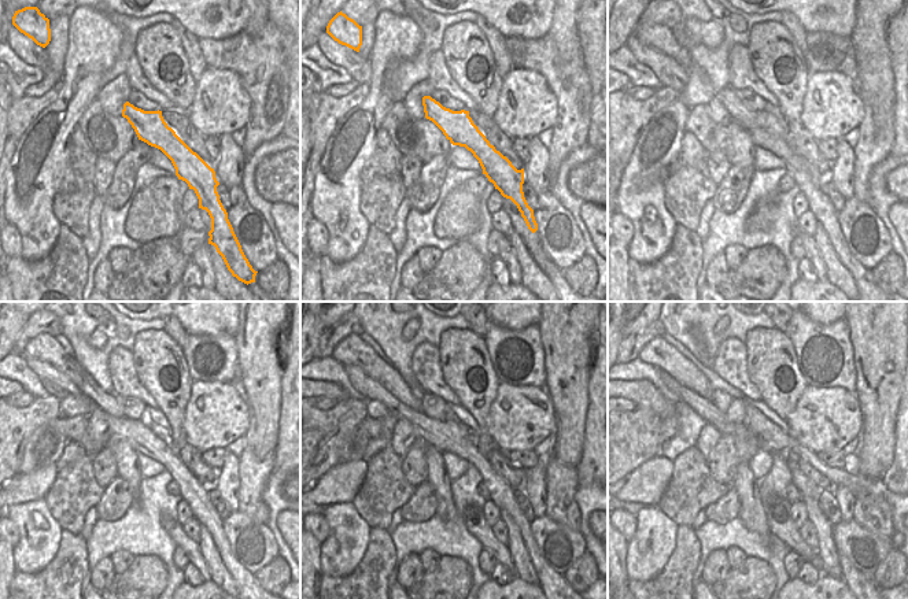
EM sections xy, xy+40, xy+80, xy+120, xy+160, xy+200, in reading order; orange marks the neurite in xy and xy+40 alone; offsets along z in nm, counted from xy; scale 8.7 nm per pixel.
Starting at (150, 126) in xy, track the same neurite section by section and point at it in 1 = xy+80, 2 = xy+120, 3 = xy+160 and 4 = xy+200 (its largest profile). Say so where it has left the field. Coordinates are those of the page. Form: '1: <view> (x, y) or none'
1: xy+80 (749, 119)
2: xy+120 (44, 347)
3: xy+160 (353, 350)
4: xy+200 (657, 352)

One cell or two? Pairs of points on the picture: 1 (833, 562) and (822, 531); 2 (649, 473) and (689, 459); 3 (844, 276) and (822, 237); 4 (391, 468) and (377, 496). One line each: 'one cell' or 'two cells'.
1: one cell
2: two cells
3: one cell
4: one cell

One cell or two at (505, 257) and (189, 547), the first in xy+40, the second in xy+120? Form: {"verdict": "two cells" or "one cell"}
{"verdict": "one cell"}

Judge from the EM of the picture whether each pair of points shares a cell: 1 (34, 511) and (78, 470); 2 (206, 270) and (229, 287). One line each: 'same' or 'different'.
1: different
2: different

